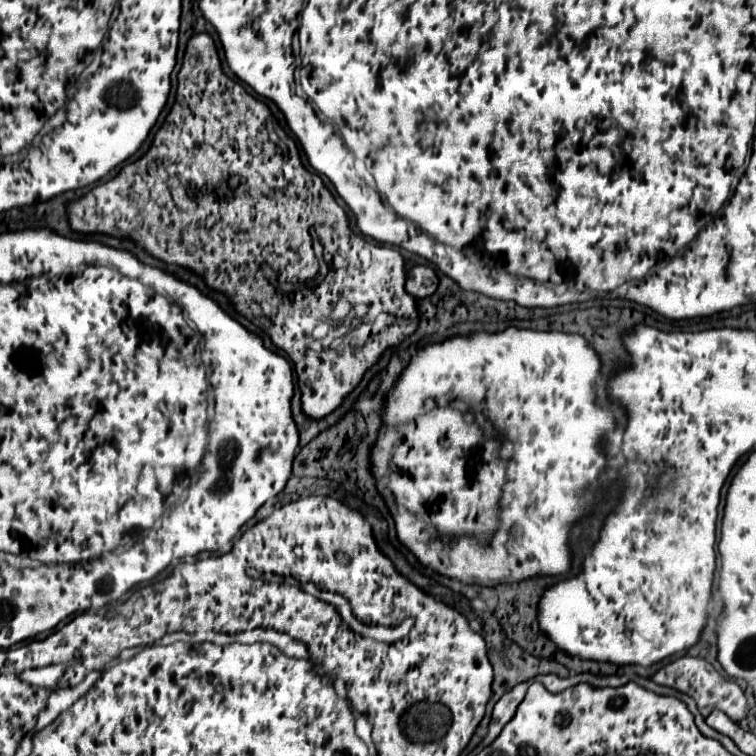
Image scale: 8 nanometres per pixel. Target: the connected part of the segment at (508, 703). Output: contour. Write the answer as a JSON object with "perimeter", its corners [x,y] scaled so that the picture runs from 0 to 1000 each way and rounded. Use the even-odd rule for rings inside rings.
{"perimeter":[[[694,901],[694,903],[681,906],[681,909],[679,909],[676,914],[671,914],[668,919],[663,919],[663,925],[660,925],[660,927],[655,930],[655,935],[652,935],[652,946],[649,946],[649,956],[647,956],[647,970],[644,970],[644,975],[636,980],[636,988],[644,988],[644,985],[660,972],[660,967],[665,964],[665,959],[681,946],[681,938],[684,938],[684,933],[689,930],[697,909],[700,909],[700,903]]]}

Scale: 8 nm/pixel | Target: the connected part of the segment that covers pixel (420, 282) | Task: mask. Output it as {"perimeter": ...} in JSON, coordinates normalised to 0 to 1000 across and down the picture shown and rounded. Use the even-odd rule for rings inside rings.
{"perimeter":[[[552,351],[546,353],[541,361],[538,361],[538,374],[536,374],[536,382],[541,390],[552,393],[552,396],[560,396],[560,393],[567,393],[575,388],[581,377],[581,369],[575,364],[573,356],[562,353],[562,351]]]}

